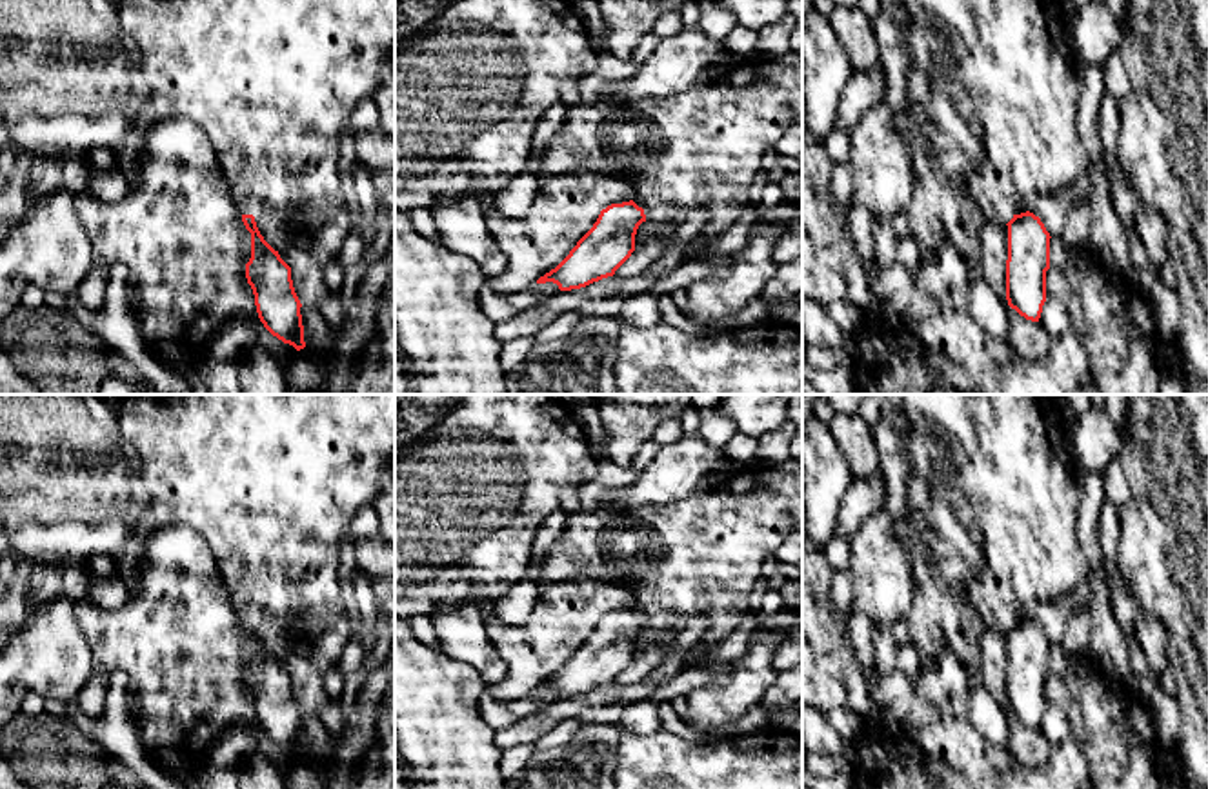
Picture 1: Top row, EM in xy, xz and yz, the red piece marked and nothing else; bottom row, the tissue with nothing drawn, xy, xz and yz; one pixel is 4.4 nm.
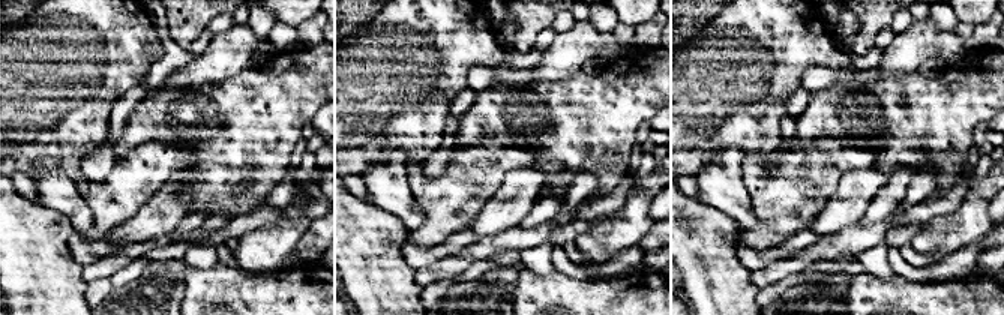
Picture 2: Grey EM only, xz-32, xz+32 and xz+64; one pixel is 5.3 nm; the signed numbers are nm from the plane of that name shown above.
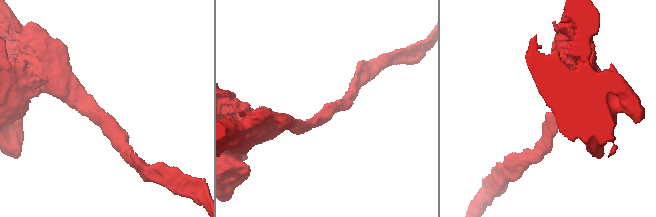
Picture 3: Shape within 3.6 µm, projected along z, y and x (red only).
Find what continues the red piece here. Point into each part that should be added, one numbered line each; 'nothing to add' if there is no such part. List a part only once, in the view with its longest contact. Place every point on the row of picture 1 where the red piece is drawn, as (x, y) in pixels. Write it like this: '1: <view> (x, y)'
nothing to add

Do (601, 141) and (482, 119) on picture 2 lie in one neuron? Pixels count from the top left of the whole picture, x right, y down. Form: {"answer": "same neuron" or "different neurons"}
{"answer": "same neuron"}

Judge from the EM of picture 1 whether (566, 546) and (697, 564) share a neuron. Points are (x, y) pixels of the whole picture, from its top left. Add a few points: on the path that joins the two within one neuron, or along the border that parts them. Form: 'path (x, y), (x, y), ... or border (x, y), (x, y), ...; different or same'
path (599, 546), (664, 546); same

